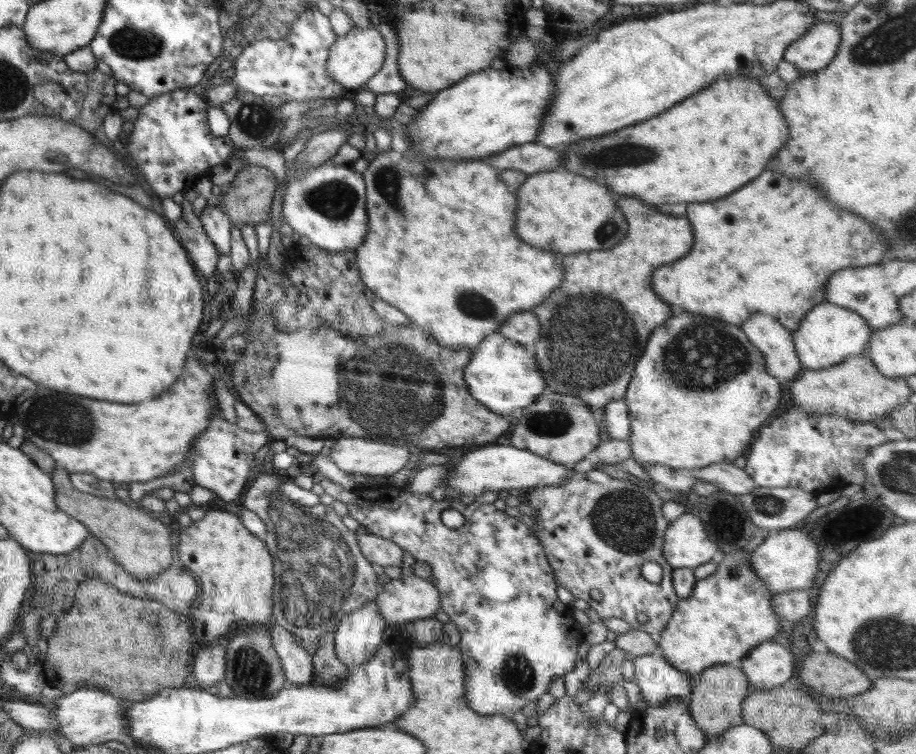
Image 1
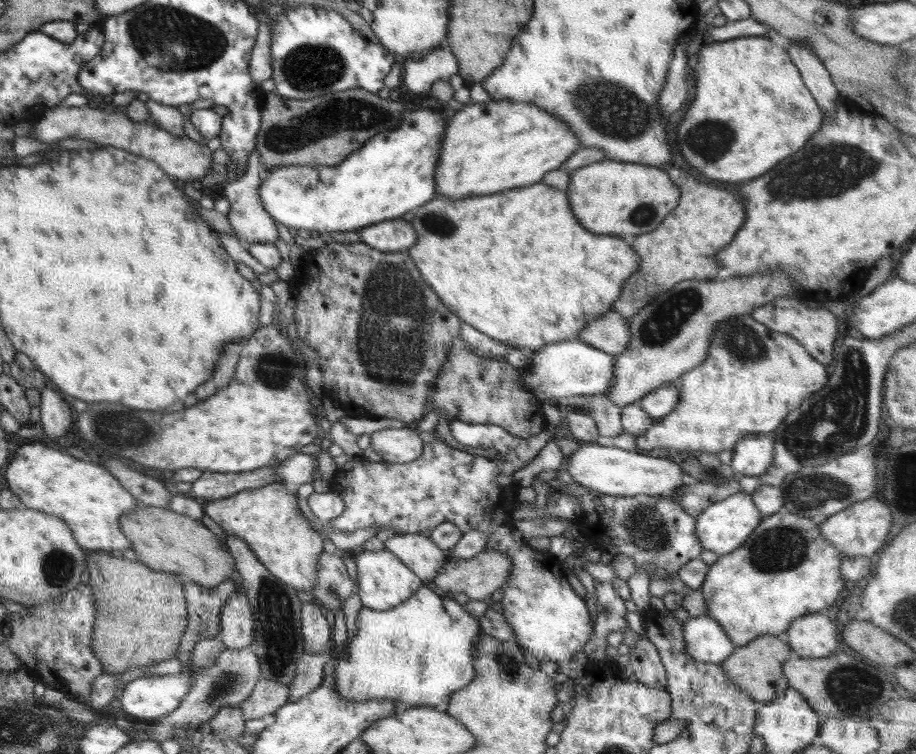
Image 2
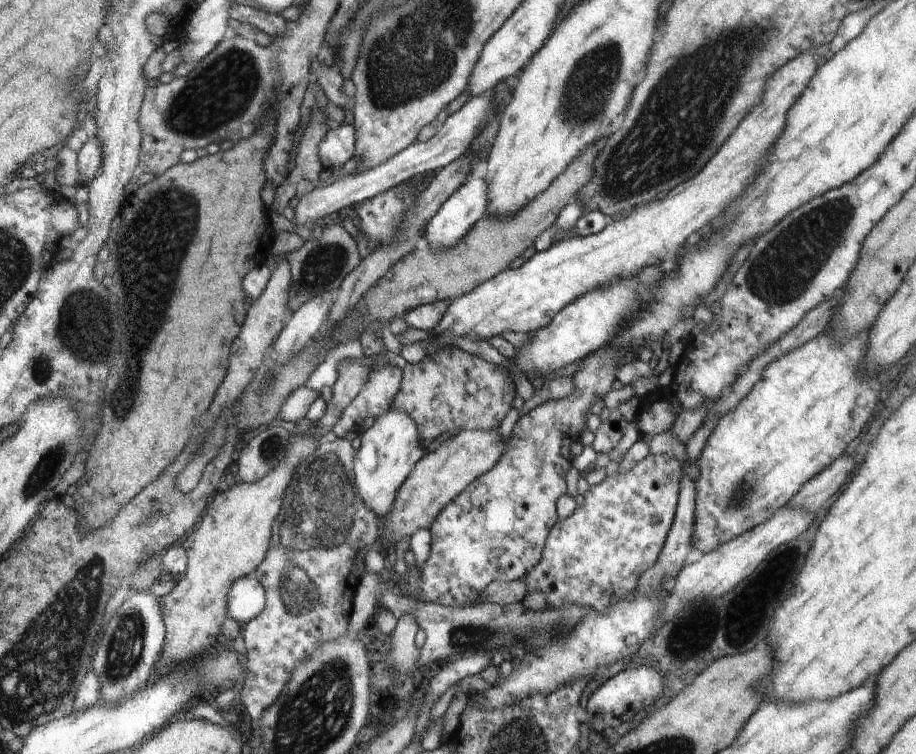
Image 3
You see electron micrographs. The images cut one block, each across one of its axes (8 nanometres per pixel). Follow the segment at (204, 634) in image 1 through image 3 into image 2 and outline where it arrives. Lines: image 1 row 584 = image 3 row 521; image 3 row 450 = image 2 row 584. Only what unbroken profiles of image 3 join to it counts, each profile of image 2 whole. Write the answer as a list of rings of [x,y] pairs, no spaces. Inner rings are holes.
[[[284,481],[271,482],[262,488],[243,490],[210,502],[203,511],[222,526],[227,535],[239,536],[272,575],[293,588],[309,590],[318,579],[318,560],[324,551],[323,539],[298,508],[294,499],[297,498],[295,489]]]

